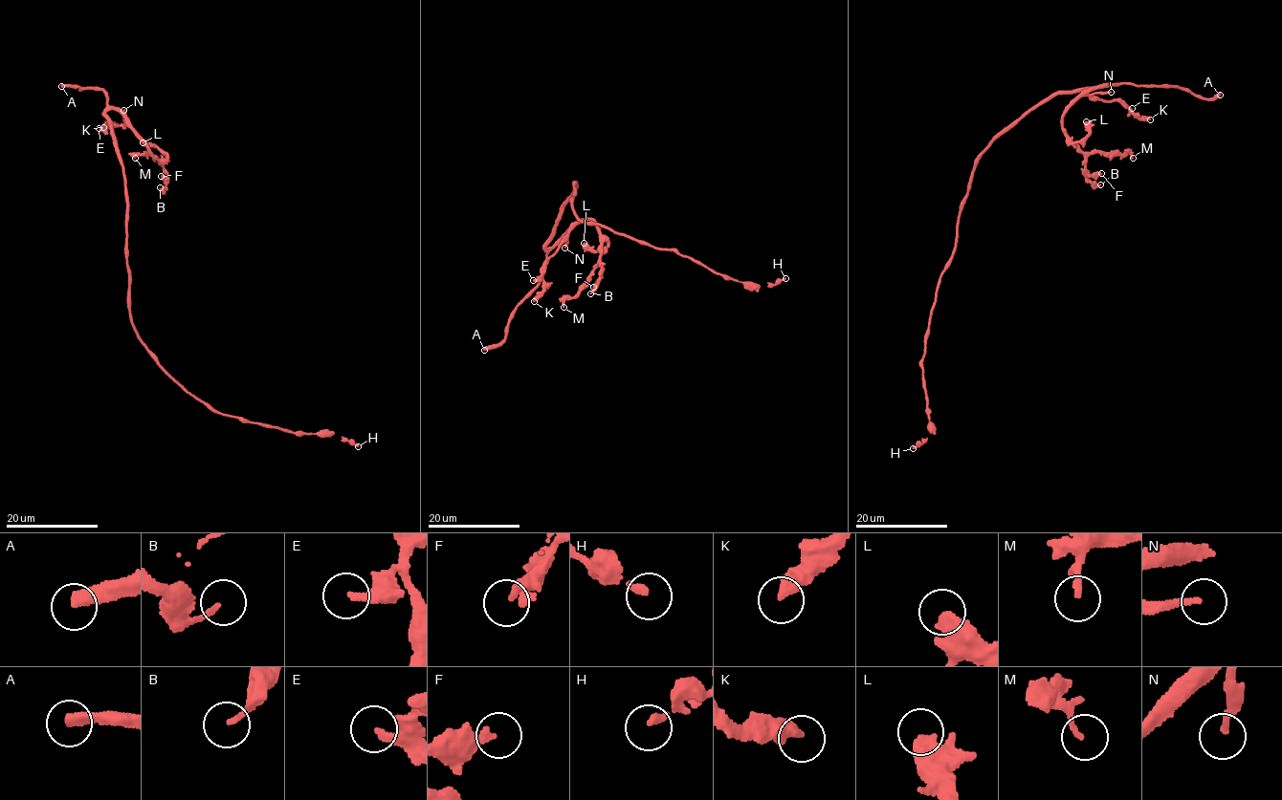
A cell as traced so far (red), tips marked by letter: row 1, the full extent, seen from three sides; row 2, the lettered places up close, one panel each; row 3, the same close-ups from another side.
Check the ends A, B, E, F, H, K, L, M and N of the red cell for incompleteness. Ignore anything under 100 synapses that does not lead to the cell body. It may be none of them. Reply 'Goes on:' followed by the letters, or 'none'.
Goes on: A

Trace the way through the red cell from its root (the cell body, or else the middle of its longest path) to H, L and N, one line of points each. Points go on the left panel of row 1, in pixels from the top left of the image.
H: (126, 254), (133, 327), (162, 367), (188, 392), (226, 415), (294, 433), (334, 434), (358, 446)
L: (126, 254), (126, 181), (107, 110), (113, 108), (128, 120), (152, 157), (166, 158), (156, 145), (143, 142)
N: (126, 254), (126, 181), (111, 121), (105, 113), (113, 108), (118, 111), (124, 123), (123, 110)

